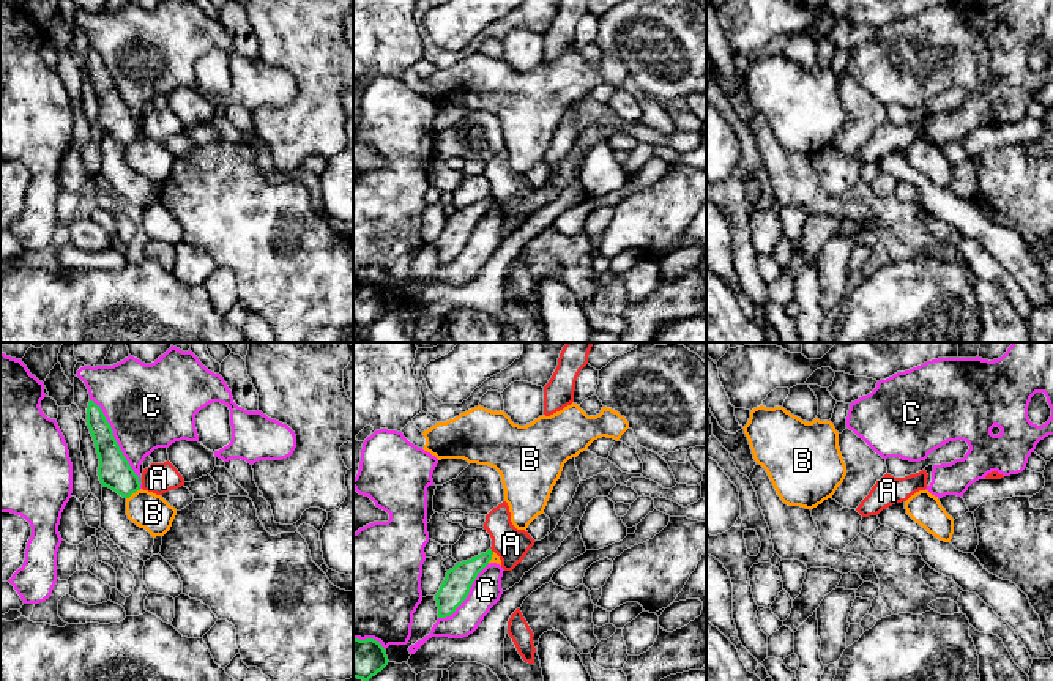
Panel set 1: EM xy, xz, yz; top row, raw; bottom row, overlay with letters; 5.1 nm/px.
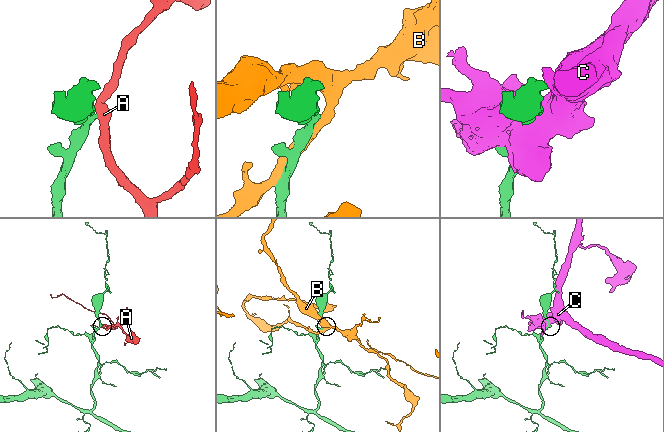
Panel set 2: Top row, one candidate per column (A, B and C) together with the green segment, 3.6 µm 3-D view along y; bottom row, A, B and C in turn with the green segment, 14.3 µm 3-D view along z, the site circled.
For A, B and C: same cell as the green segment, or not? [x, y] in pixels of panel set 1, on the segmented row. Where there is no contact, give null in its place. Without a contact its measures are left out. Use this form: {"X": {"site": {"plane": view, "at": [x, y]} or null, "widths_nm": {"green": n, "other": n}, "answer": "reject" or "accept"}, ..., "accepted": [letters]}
{"A": {"site": {"plane": "xz", "at": [491, 550]}, "widths_nm": {"green": 140, "other": 170}, "answer": "reject"}, "B": {"site": {"plane": "xy", "at": [133, 492]}, "widths_nm": {"green": 170, "other": 190}, "answer": "reject"}, "C": {"site": {"plane": "xy", "at": [117, 443]}, "widths_nm": {"green": 170, "other": 440}, "answer": "reject"}, "accepted": []}

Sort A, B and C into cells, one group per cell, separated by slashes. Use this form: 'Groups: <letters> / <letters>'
Groups: A / B / C

